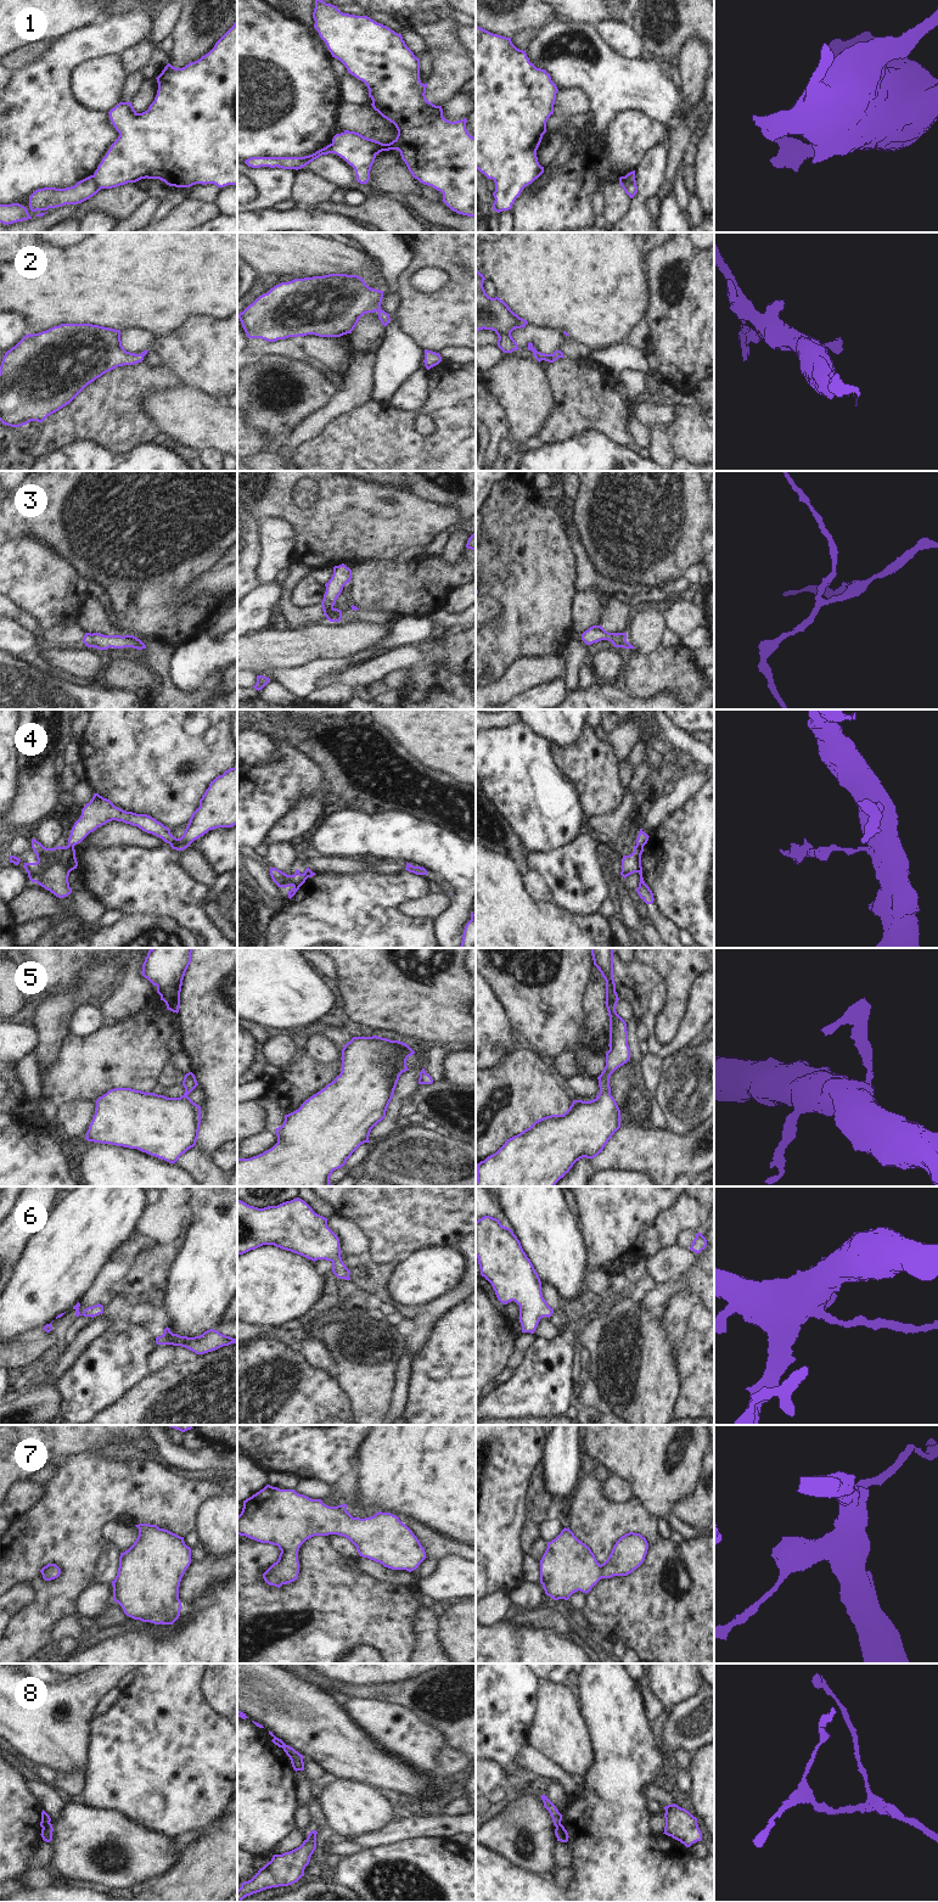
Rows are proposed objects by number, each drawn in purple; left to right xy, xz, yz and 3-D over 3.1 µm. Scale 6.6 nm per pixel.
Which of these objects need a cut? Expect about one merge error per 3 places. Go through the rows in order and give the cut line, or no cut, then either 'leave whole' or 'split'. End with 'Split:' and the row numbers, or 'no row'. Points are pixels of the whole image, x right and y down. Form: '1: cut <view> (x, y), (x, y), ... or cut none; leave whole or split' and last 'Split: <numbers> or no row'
1: cut xy (93, 175), (101, 188); split
2: cut none; leave whole
3: cut yz (614, 634), (617, 641), (625, 640); split
4: cut yz (636, 845), (642, 846); split
5: cut none; leave whole
6: cut none; leave whole
7: cut none; leave whole
8: cut xy (49, 1822), (41, 1827); split
Split: 1, 3, 4, 8

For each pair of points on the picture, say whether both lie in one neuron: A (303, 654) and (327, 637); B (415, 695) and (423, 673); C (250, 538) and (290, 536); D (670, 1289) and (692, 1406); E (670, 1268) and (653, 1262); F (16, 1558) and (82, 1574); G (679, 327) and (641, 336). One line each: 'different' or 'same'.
A: same
B: same
C: different
D: different
E: same
F: same
G: different

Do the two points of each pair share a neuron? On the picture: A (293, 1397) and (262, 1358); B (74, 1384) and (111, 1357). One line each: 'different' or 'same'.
A: same
B: same

